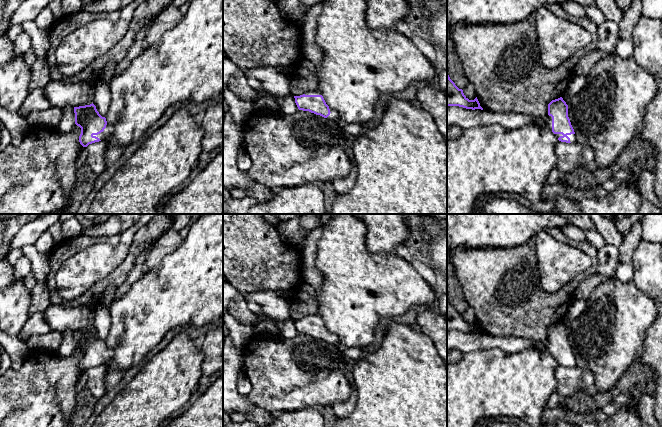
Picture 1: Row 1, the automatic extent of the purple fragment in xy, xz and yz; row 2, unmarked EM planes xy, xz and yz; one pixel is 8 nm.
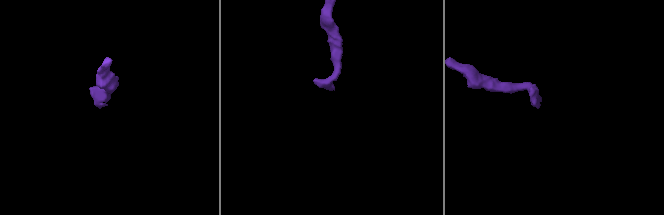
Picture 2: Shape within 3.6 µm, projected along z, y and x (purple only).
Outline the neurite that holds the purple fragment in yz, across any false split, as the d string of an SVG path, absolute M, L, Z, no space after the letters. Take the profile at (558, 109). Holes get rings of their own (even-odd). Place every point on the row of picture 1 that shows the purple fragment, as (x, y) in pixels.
M562 97L548 104L548 121L546 126L556 135L559 141L576 142L576 135L568 117L568 105Z

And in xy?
M92 103L74 107L75 124L81 128L79 142L83 147L102 141L113 134L113 127L102 117Z

